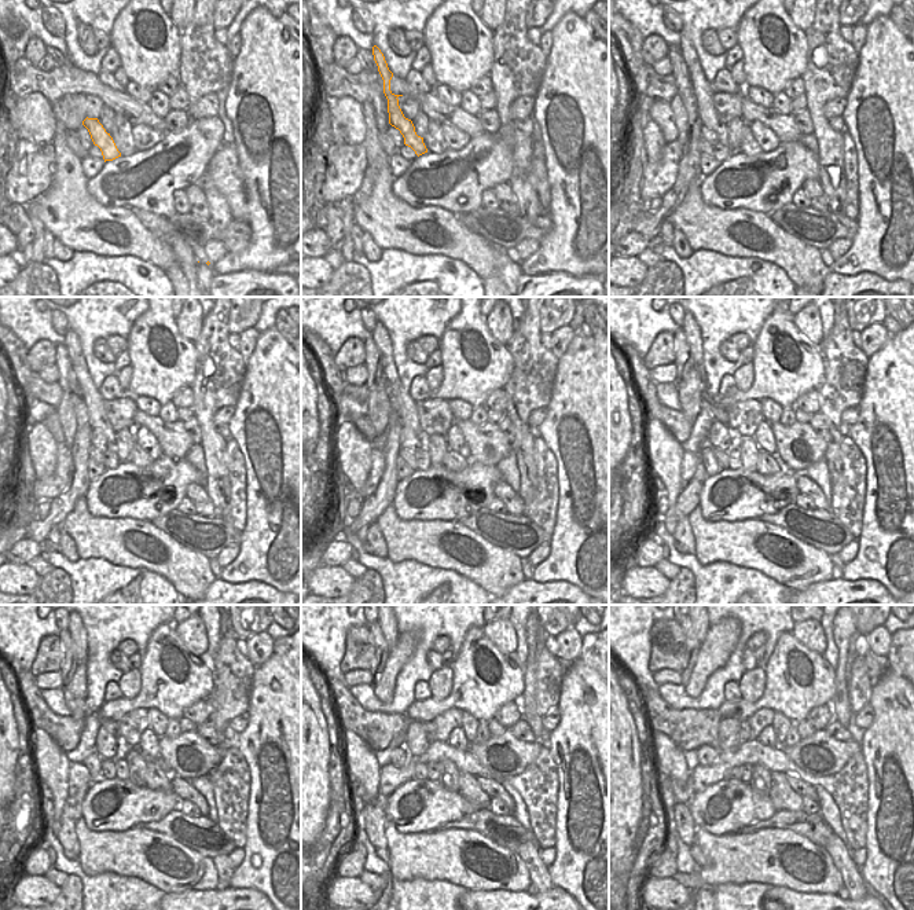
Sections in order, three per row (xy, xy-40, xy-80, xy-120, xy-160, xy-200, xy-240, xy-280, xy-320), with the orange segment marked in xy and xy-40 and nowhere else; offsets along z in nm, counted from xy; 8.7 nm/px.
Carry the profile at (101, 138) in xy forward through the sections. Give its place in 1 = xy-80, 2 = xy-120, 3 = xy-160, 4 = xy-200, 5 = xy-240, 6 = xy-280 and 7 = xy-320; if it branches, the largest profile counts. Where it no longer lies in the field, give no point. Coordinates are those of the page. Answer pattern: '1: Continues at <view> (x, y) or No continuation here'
1: Continues at xy-80 (704, 91)
2: Continues at xy-120 (98, 419)
3: Continues at xy-160 (402, 404)
4: Continues at xy-200 (692, 331)
5: Continues at xy-240 (77, 633)
6: Continues at xy-280 (391, 633)
7: Continues at xy-320 (700, 633).

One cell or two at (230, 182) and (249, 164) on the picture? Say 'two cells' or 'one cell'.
two cells

